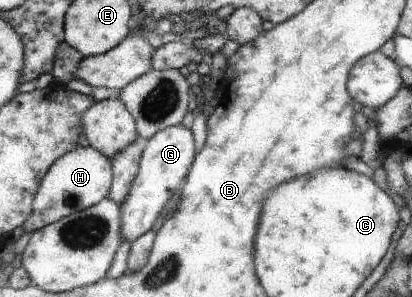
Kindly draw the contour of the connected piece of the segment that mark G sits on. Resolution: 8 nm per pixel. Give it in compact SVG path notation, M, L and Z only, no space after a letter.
M170 126L167 130L155 134L151 140L145 142L145 152L141 159L139 175L133 180L133 186L125 202L120 205L121 212L121 243L135 242L146 232L149 232L165 206L169 204L169 198L175 190L179 190L181 180L188 176L189 166L195 156L195 144L193 136L187 128Z

